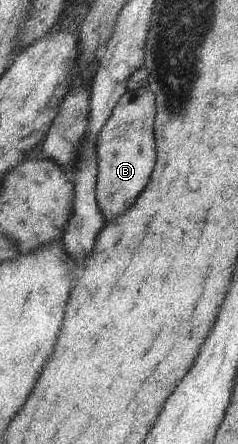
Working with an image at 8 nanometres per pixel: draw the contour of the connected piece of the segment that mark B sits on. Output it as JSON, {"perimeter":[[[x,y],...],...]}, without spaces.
{"perimeter":[[[148,85],[140,89],[127,91],[122,99],[114,108],[113,116],[110,117],[105,128],[102,129],[98,137],[97,154],[98,154],[98,183],[97,183],[97,200],[98,207],[102,210],[102,215],[107,222],[116,221],[118,217],[124,215],[129,209],[137,203],[140,193],[148,187],[150,175],[156,165],[156,139],[155,137],[155,120],[157,113],[157,99]]]}

